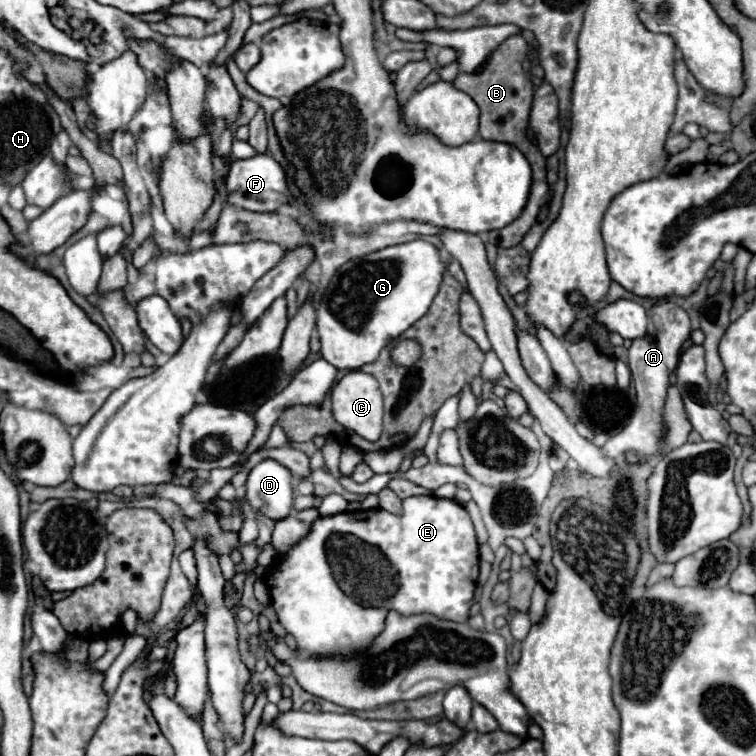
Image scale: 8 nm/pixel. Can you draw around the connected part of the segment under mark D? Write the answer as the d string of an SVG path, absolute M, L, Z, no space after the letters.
M277 460L259 462L247 478L247 494L241 506L257 508L269 520L281 520L293 508L293 476Z

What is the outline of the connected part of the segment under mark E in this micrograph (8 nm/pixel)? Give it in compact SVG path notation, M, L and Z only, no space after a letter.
M409 496L403 500L403 514L395 516L387 510L375 508L375 510L355 510L355 512L341 512L341 514L333 514L333 516L319 516L313 526L309 528L309 534L305 534L305 538L301 538L301 542L297 542L297 546L291 546L285 554L281 554L281 560L277 564L277 568L273 568L267 576L265 576L265 584L271 592L271 606L277 612L279 622L285 626L285 630L289 634L295 636L297 646L309 654L315 656L339 656L339 654L351 654L357 650L363 650L371 644L371 640L383 630L383 622L385 622L385 614L389 610L397 610L399 614L421 614L421 612L429 612L437 618L445 618L445 620L455 620L455 622L467 622L469 618L469 608L471 608L471 600L473 600L473 590L477 586L477 576L479 576L479 550L477 550L477 538L475 538L475 528L473 522L467 514L467 510L457 504L455 500L445 500L445 498L437 498L437 496Z

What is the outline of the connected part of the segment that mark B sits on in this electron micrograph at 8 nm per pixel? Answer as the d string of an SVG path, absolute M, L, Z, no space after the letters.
M511 36L507 38L489 58L487 62L471 74L459 74L451 86L469 94L475 104L481 110L479 116L479 136L483 140L501 140L507 144L517 146L525 158L531 164L533 170L533 184L531 184L531 192L529 192L529 200L521 212L521 216L517 220L513 220L509 226L501 228L501 230L491 230L487 234L487 242L499 246L499 248L511 248L517 246L523 236L531 230L531 226L537 220L539 210L549 202L551 192L549 192L549 184L545 178L545 156L541 154L541 150L527 138L527 120L529 120L529 110L531 110L531 98L533 98L533 84L529 82L527 74L523 72L523 60L527 56L527 42L523 40L523 36Z

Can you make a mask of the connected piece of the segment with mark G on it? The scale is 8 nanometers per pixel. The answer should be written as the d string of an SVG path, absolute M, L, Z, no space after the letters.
M413 240L407 244L387 246L383 250L345 262L333 274L327 286L327 298L323 296L315 310L317 332L321 340L321 356L335 368L343 368L343 370L359 370L363 364L375 362L381 348L385 348L395 338L399 338L401 332L405 332L411 324L415 324L427 312L427 308L431 306L439 290L445 270L447 266L441 260L439 250L425 240Z

